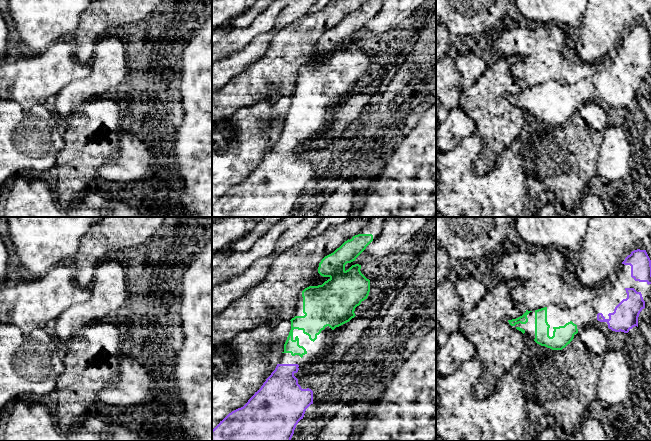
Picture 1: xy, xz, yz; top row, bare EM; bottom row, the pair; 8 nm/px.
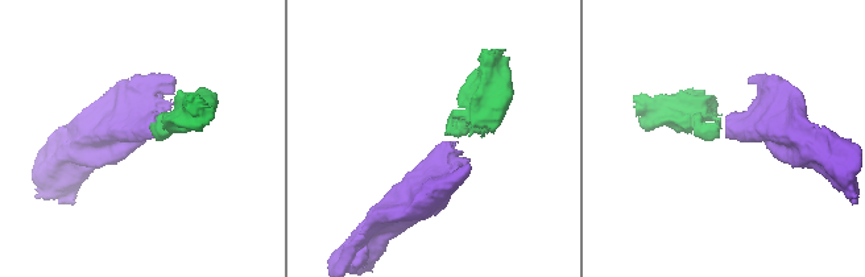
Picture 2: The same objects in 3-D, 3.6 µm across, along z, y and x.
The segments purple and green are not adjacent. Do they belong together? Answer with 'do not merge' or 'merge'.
merge

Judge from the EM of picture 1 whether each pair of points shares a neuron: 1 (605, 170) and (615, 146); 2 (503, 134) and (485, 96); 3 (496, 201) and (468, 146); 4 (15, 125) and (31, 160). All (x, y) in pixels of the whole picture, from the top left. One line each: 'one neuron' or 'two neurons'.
1: one neuron
2: one neuron
3: one neuron
4: one neuron

